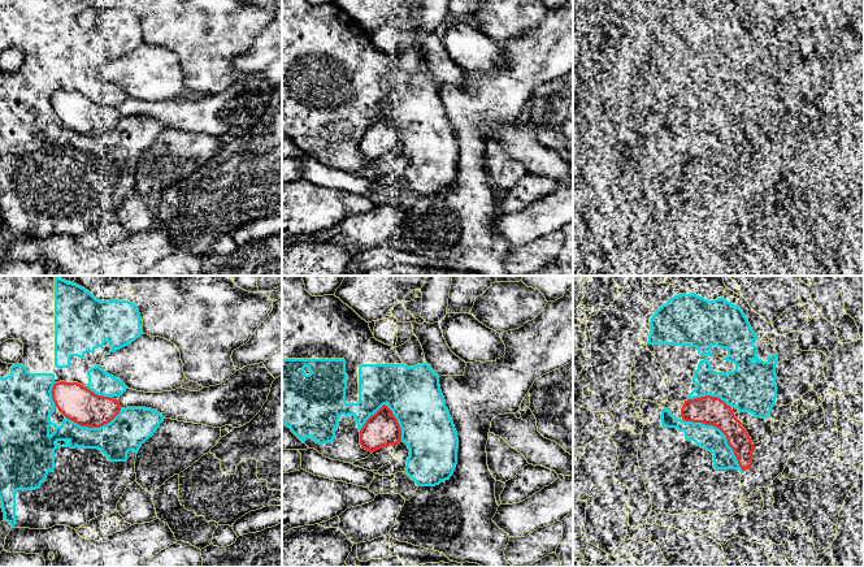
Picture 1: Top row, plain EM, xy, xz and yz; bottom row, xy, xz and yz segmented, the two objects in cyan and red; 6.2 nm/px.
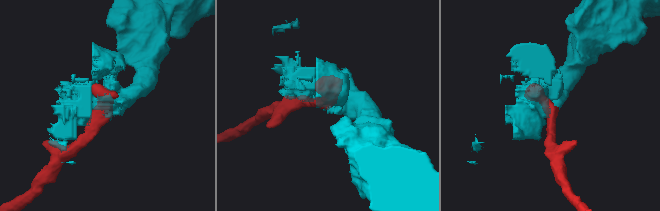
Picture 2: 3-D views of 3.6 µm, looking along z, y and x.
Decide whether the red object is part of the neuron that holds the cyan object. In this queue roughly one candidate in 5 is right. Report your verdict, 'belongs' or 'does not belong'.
does not belong

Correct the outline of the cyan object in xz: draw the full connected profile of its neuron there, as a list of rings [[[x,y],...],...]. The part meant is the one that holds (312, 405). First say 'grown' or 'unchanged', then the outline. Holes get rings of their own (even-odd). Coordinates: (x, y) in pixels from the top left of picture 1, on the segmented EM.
grown | [[[282,276],[282,424],[309,449],[352,464],[372,454],[361,447],[360,430],[383,404],[396,417],[401,441],[409,449],[405,473],[418,486],[435,486],[450,480],[457,464],[459,438],[439,376],[427,363],[405,365],[396,349],[377,341],[369,323],[335,295],[312,297],[305,290],[303,276]]]

